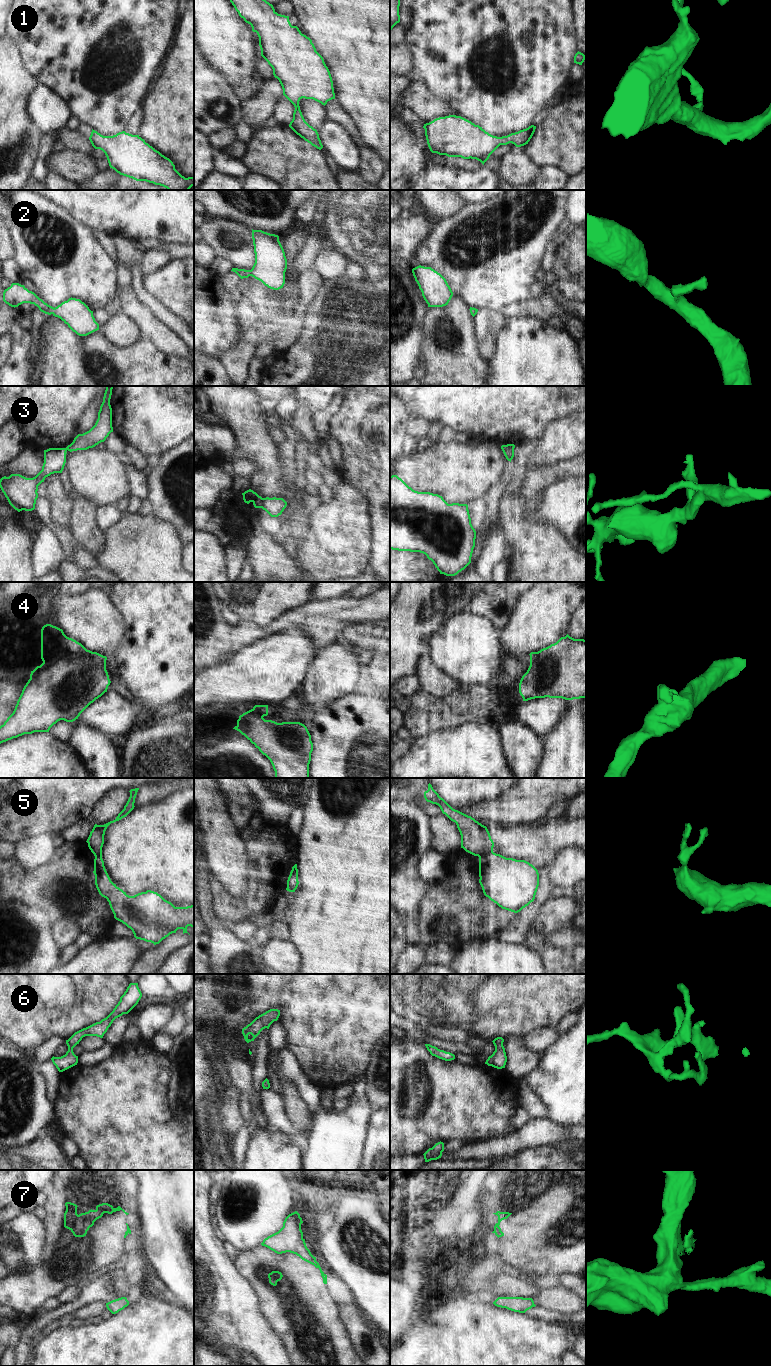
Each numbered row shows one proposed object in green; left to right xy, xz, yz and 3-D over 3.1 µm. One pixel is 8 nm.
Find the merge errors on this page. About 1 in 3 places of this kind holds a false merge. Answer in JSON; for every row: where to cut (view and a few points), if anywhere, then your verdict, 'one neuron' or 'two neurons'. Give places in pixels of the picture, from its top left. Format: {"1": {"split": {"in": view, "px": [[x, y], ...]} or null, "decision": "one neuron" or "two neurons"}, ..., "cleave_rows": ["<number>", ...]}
{"1": {"split": null, "decision": "one neuron"}, "2": {"split": null, "decision": "one neuron"}, "3": {"split": {"in": "xz", "px": [[263, 498], [261, 507]]}, "decision": "two neurons"}, "4": {"split": null, "decision": "one neuron"}, "5": {"split": {"in": "yz", "px": [[492, 851], [479, 857]]}, "decision": "two neurons"}, "6": {"split": null, "decision": "one neuron"}, "7": {"split": {"in": "yz", "px": [[493, 1231], [499, 1236]]}, "decision": "two neurons"}, "cleave_rows": ["3", "5", "7"]}

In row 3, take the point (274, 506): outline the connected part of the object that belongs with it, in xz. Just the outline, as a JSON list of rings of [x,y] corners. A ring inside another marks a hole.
[[[263,498],[262,509],[265,510],[271,517],[278,517],[282,514],[287,506],[287,502],[283,498]]]

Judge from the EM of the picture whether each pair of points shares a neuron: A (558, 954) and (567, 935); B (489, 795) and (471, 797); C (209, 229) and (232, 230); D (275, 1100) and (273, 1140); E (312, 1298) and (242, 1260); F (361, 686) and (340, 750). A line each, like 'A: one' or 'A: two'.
A: two
B: one
C: one
D: two
E: one
F: one

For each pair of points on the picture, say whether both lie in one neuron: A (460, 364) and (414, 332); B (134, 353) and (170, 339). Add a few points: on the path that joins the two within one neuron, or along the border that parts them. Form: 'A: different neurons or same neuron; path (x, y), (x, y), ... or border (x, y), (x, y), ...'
A: different neurons; border (425, 315), (424, 339), (422, 342), (423, 362)
B: different neurons; border (141, 337), (148, 340), (159, 350), (175, 354)

